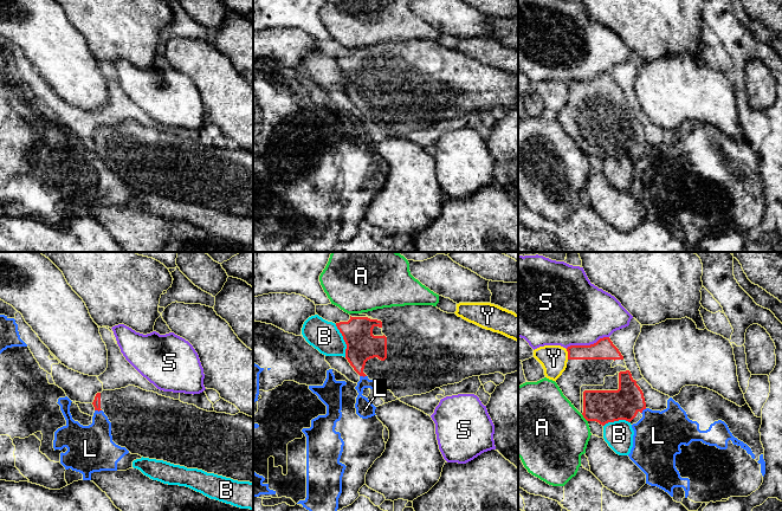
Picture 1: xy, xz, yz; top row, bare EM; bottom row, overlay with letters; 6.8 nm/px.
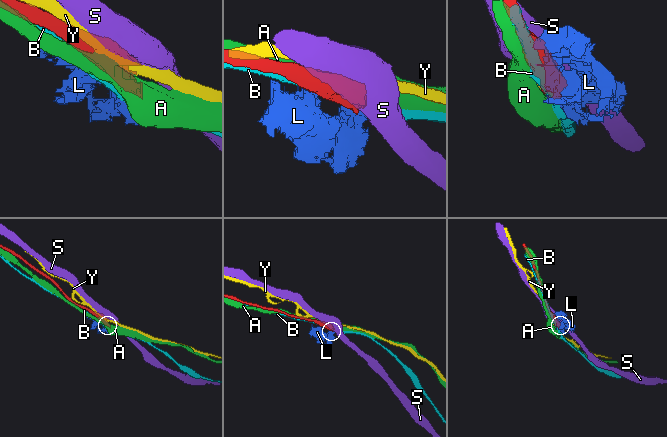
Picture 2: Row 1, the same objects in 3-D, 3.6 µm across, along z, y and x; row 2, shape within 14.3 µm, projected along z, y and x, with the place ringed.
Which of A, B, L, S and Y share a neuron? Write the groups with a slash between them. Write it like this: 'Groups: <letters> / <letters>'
Groups: A / B / L / S / Y

